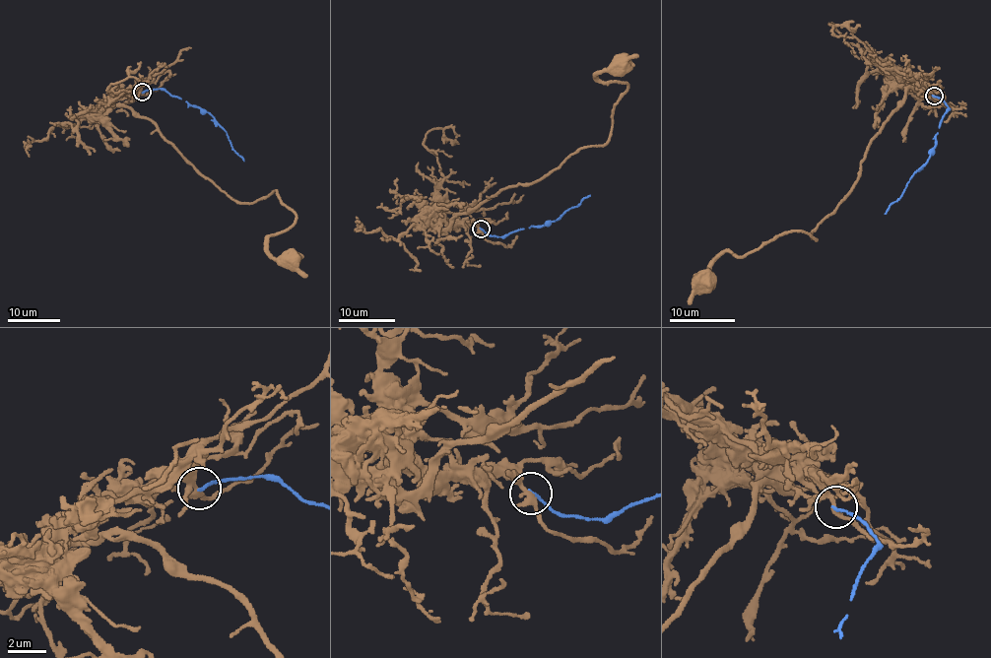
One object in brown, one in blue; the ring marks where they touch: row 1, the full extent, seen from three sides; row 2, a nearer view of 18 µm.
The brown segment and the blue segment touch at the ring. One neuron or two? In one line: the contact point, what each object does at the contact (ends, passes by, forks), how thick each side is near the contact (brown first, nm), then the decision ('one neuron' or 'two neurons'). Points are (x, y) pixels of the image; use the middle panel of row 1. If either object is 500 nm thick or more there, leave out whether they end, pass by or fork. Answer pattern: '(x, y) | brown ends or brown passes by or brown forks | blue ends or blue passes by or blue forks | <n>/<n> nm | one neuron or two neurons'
(481, 229) | brown forks | blue ends | 200/110 nm | two neurons

